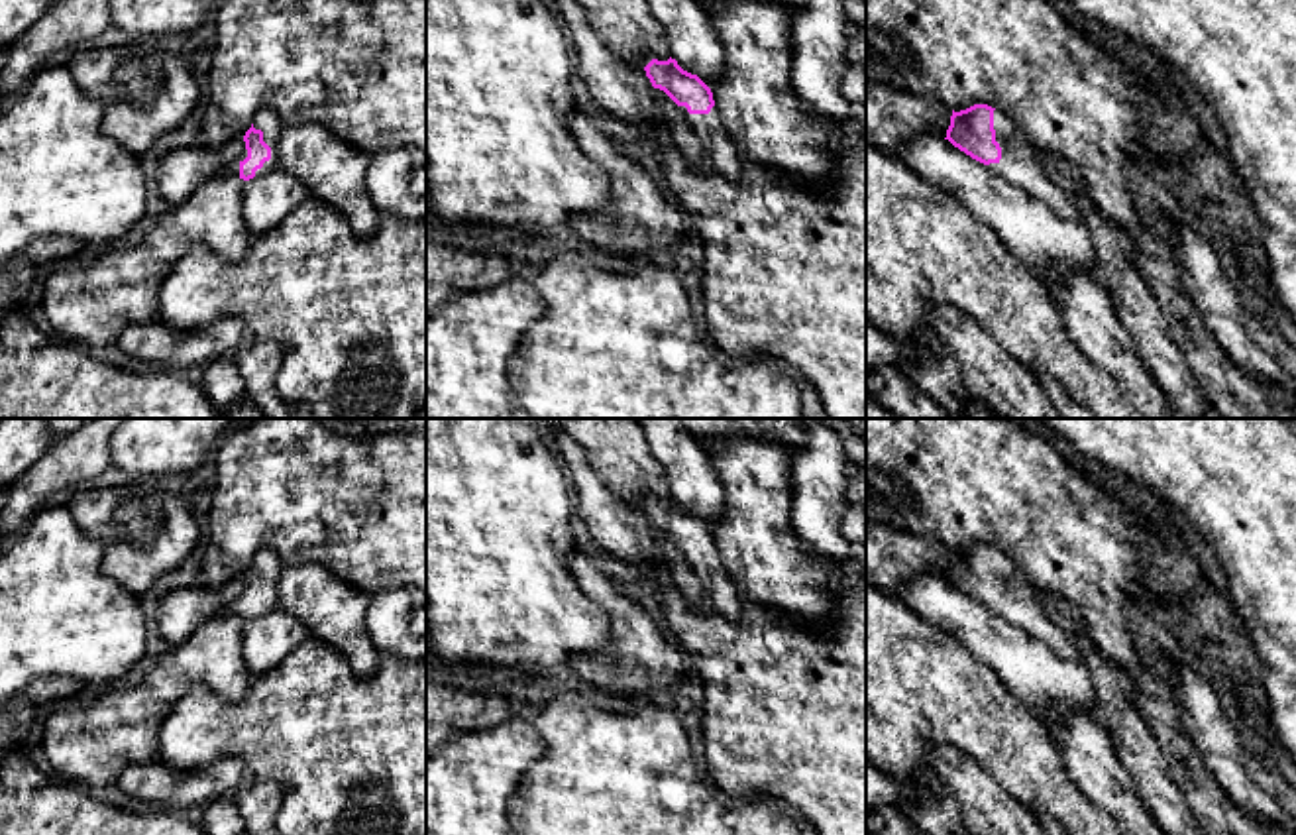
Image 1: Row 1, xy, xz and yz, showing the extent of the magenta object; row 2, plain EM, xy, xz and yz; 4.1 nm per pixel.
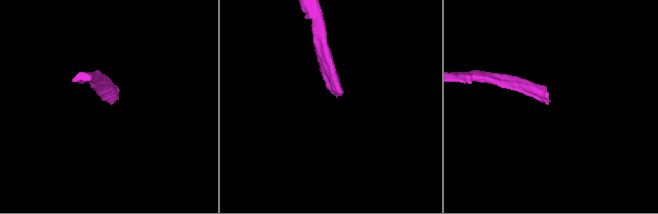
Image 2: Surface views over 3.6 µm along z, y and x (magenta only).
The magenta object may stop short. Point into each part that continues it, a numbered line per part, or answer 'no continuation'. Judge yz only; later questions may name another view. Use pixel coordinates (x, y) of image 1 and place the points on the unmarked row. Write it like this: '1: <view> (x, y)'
1: yz (1020, 604)

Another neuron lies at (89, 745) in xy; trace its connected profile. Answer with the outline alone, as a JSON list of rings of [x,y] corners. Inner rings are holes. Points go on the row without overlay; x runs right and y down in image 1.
[[[226,611],[212,615],[181,646],[171,646],[139,684],[102,688],[82,705],[45,713],[43,752],[49,768],[61,780],[86,790],[112,786],[126,766],[159,756],[161,723],[190,686],[202,684],[228,701],[242,701],[251,684],[242,650],[243,629],[245,621],[240,617]]]

